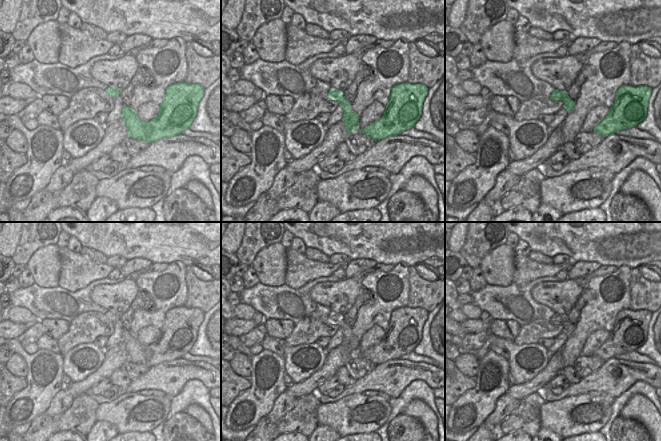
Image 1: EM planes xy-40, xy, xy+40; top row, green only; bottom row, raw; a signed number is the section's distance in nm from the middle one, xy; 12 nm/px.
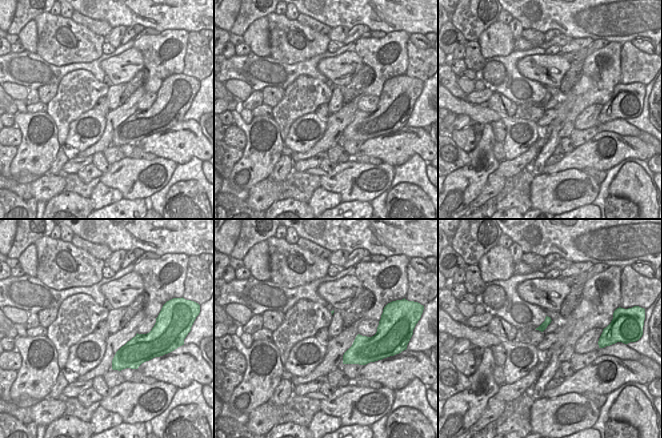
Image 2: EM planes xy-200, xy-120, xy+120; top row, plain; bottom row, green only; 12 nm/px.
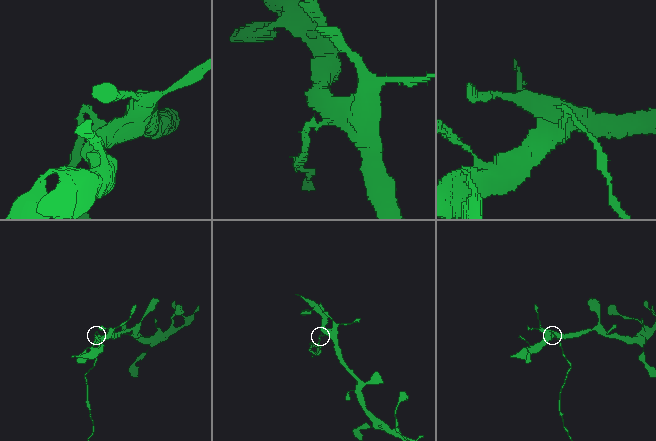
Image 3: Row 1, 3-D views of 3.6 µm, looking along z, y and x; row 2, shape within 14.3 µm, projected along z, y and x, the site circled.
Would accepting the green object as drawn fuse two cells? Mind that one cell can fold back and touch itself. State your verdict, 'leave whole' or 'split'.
split

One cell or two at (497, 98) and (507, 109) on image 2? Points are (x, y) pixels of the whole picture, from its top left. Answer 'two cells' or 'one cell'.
one cell

